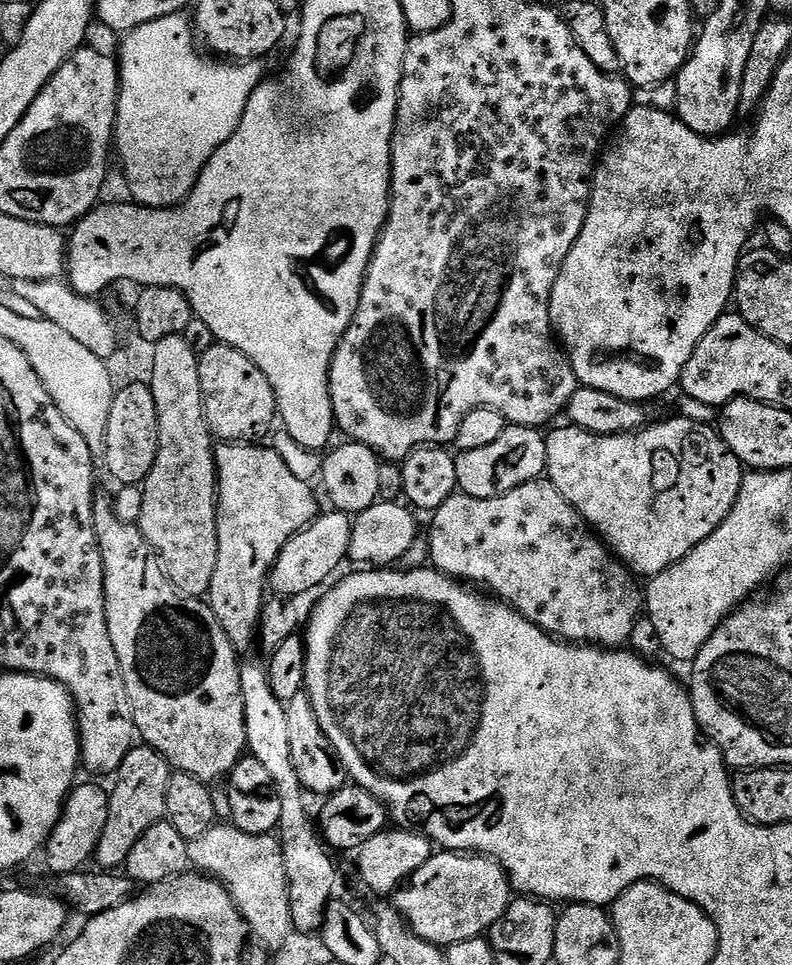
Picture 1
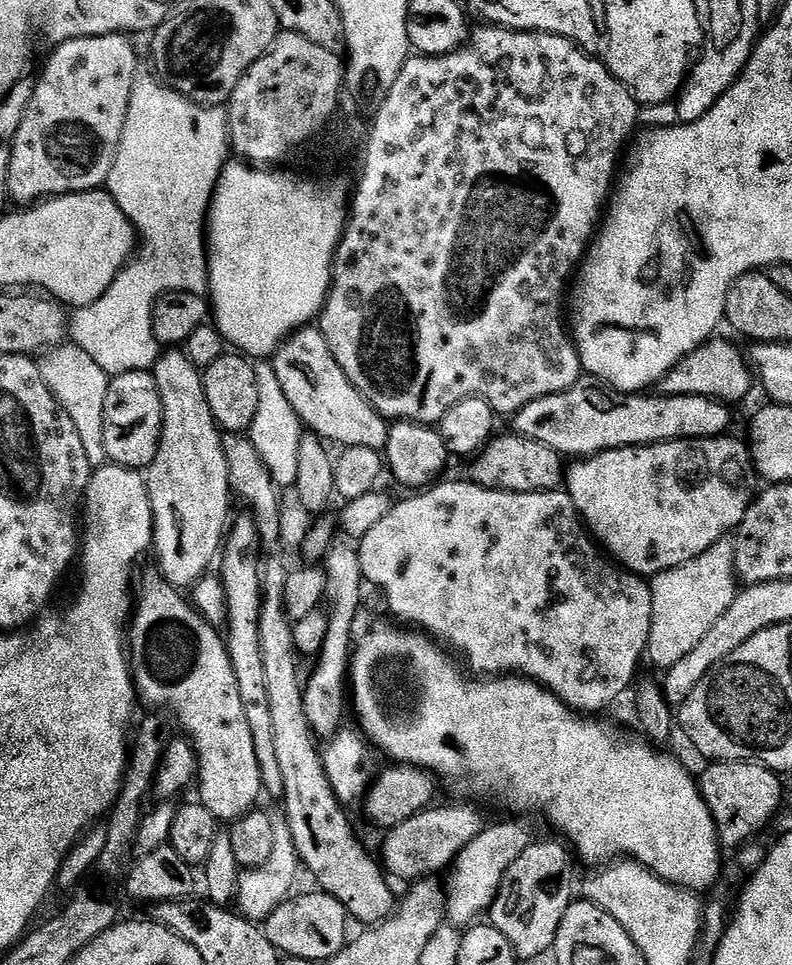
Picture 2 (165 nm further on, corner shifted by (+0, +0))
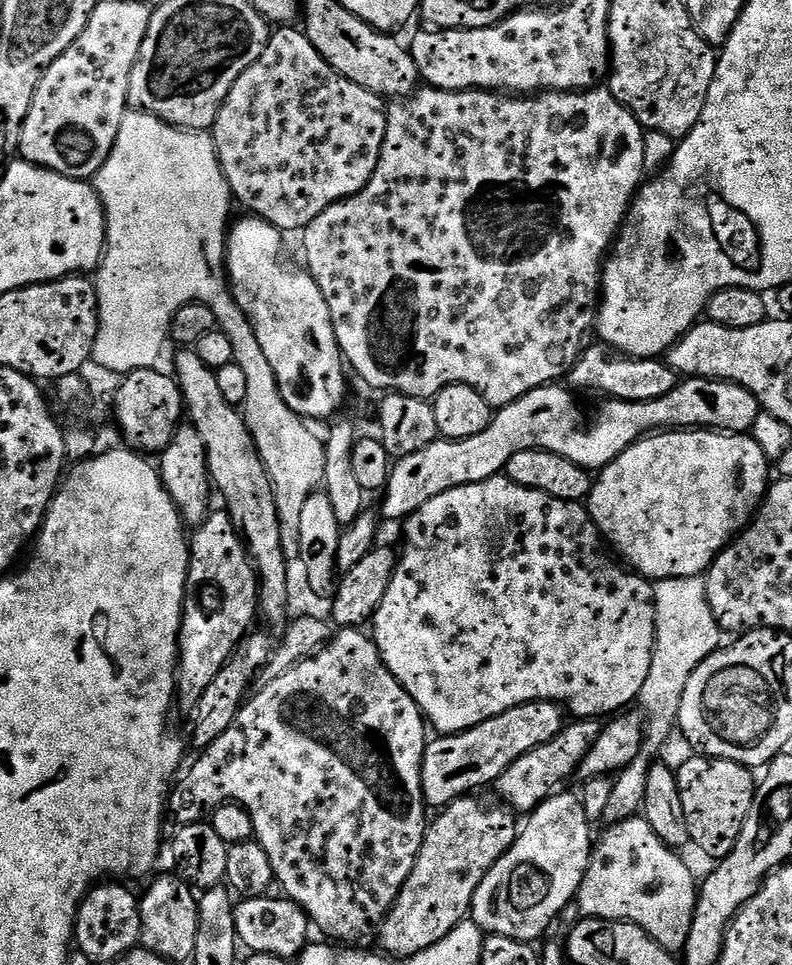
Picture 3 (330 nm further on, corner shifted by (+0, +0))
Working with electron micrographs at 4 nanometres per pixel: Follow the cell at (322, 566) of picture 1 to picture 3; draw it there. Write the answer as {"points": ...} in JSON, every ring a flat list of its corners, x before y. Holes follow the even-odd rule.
{"points":[[684,378,674,390,670,390,670,394,650,402,635,404,605,399,600,408,600,421,588,429,575,398,571,396,573,393,567,387,556,387,560,386,535,388,530,394,518,398,518,402,499,409,493,415,490,426,482,430,482,434,474,434,474,438,438,438,426,446,426,450,418,450,418,454,399,457,393,463,388,485,382,493,385,518,403,522,426,506,430,498,446,494,446,490,463,484,486,482,492,476,501,475,507,469,510,458,514,458,514,454,522,454,522,450,540,448,583,468,599,470,614,462,614,458,622,455,637,440,657,430,715,430,725,434,748,434,753,431,751,428,755,426,756,419,762,416,754,394,742,386,728,380]]}

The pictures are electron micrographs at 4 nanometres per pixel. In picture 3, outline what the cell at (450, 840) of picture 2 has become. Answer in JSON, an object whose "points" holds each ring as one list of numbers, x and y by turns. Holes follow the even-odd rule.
{"points":[[580,718,572,723,569,723,550,742,530,750,530,754,522,754,522,758,518,758,518,762,510,765,496,779,494,791,505,800,501,801,513,813,531,814,535,812,543,800,547,800,563,785,560,784,563,780,570,779,572,775,575,777,579,773,580,763,584,761,586,754,592,748,592,743,600,737,602,724,596,718]]}

